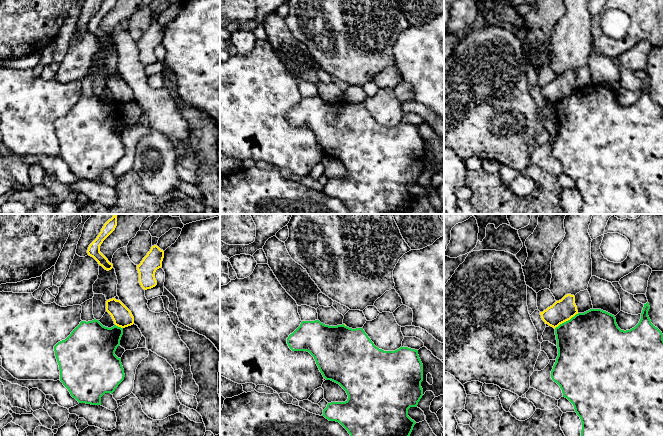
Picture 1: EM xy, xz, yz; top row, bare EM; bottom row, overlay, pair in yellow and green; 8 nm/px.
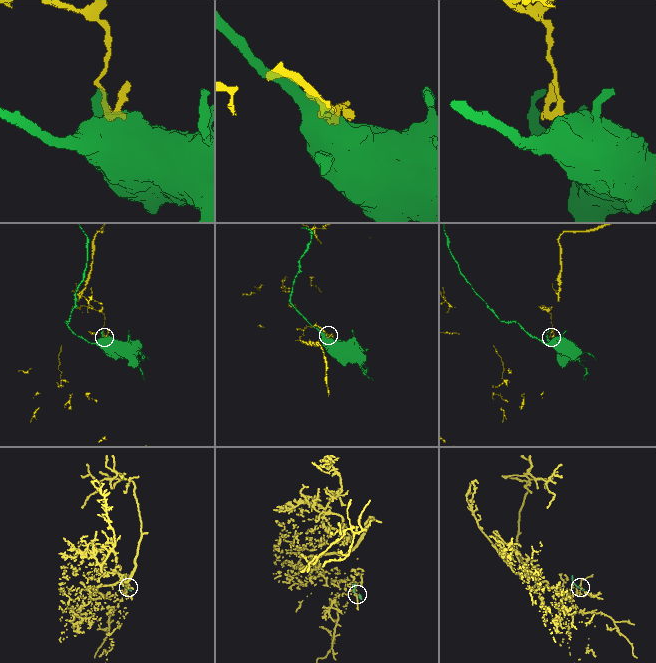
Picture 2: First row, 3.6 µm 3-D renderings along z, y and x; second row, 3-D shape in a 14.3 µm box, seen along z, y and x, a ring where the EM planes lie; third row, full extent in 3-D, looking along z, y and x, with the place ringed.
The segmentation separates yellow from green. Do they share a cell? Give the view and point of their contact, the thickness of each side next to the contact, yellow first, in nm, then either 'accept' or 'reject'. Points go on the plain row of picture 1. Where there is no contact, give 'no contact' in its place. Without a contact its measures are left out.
yz (566, 96) | 180/480 nm | reject

